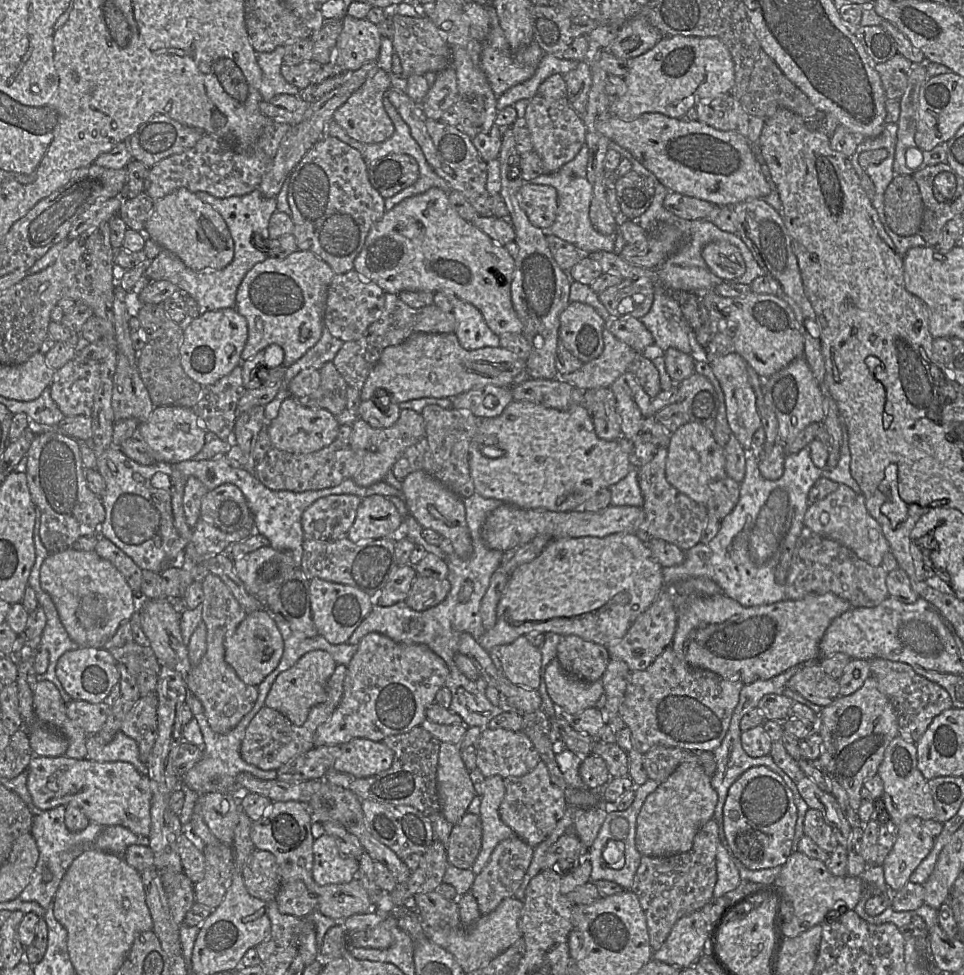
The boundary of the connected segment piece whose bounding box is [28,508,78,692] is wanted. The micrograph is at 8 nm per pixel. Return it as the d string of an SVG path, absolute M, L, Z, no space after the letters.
M37 508L35 526L33 528L33 540L35 545L35 563L28 578L30 586L36 594L37 602L43 608L46 615L46 625L41 634L40 649L46 649L49 653L47 670L39 675L39 680L52 682L60 692L64 689L56 676L56 664L60 656L69 650L76 649L78 645L71 640L59 618L57 609L50 596L40 586L40 568L43 561L49 555L39 535L40 511Z

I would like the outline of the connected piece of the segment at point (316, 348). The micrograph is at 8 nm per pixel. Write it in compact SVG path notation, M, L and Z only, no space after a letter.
M324 326L321 338L300 359L286 370L284 384L289 384L299 372L307 368L321 369L327 362L333 362L336 354L345 342L334 337Z

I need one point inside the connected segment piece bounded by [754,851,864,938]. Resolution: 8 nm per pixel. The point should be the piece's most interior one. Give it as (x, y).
(810, 894)

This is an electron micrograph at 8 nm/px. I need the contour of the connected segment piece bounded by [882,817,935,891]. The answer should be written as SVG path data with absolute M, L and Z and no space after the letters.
M909 817L897 827L893 847L882 864L885 882L893 891L909 881L910 875L933 848L935 837L924 830L922 821Z

